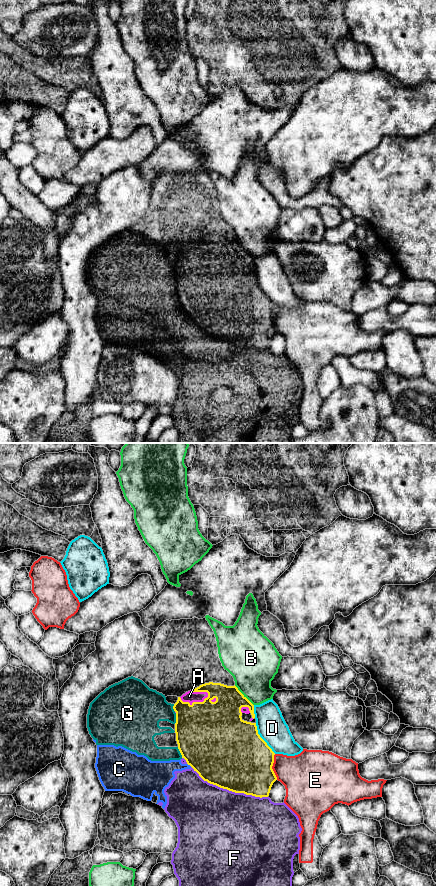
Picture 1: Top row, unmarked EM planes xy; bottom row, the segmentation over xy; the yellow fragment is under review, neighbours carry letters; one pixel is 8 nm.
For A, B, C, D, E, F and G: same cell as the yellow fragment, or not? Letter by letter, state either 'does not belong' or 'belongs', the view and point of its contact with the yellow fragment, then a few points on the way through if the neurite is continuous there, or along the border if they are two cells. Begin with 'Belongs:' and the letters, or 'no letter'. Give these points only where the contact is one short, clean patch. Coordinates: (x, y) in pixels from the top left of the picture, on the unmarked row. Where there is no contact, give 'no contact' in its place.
Belongs: A
A: belongs; contact xy (194, 254)
B: does not belong; contact xy (243, 247)
C: does not belong; contact xy (189, 316)
D: does not belong; contact xy (261, 290)
E: does not belong; contact xy (271, 319)
F: does not belong; contact xy (229, 342)
G: does not belong; contact xy (176, 270); border xy (176, 265), (176, 273), (174, 275)

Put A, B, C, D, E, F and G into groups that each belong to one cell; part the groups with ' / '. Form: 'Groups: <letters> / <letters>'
Groups: A / B / C F G / D / E

